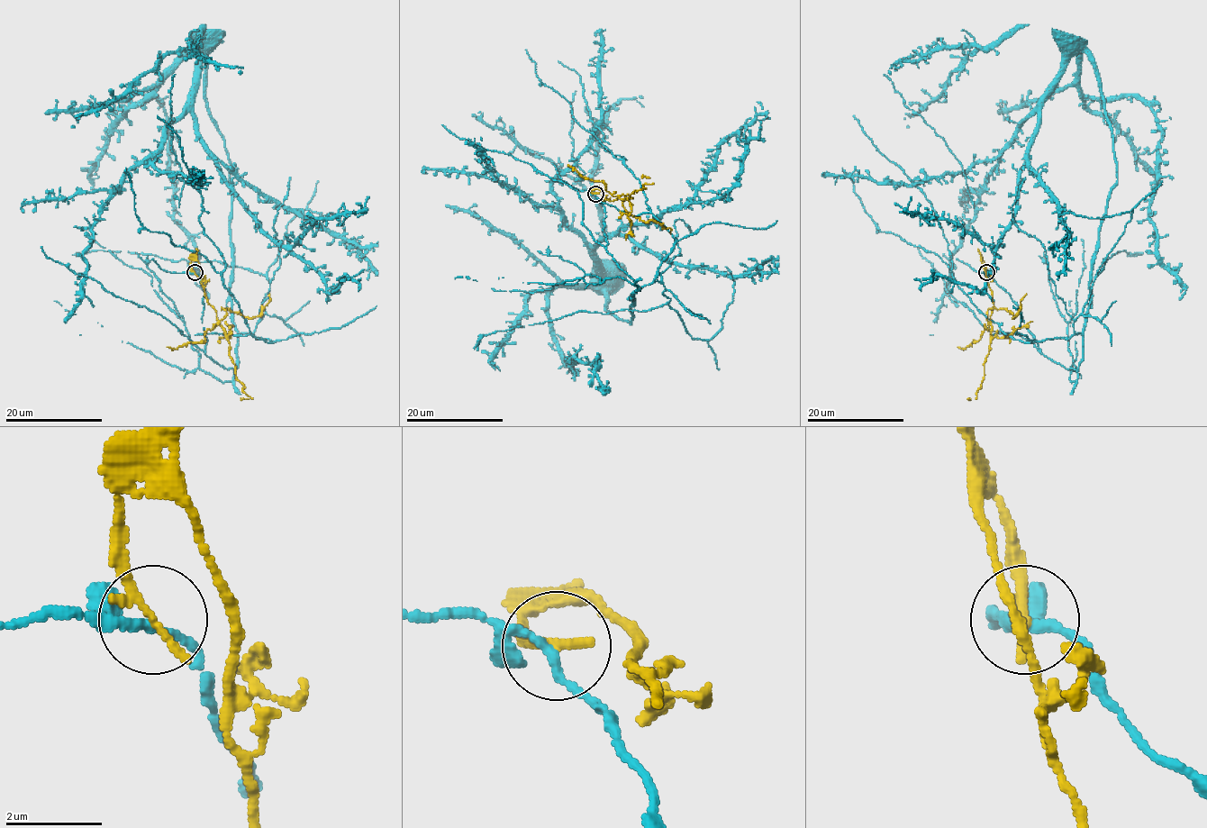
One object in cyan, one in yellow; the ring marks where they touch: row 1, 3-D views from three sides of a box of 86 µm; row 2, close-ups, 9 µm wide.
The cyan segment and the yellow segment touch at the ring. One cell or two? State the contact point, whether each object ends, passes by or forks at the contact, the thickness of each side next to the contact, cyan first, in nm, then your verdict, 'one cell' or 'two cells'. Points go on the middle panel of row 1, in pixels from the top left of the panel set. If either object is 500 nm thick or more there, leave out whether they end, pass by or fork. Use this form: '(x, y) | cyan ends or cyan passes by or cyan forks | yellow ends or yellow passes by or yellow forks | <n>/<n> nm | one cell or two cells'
(595, 194) | cyan forks | yellow ends | 160/240 nm | two cells

